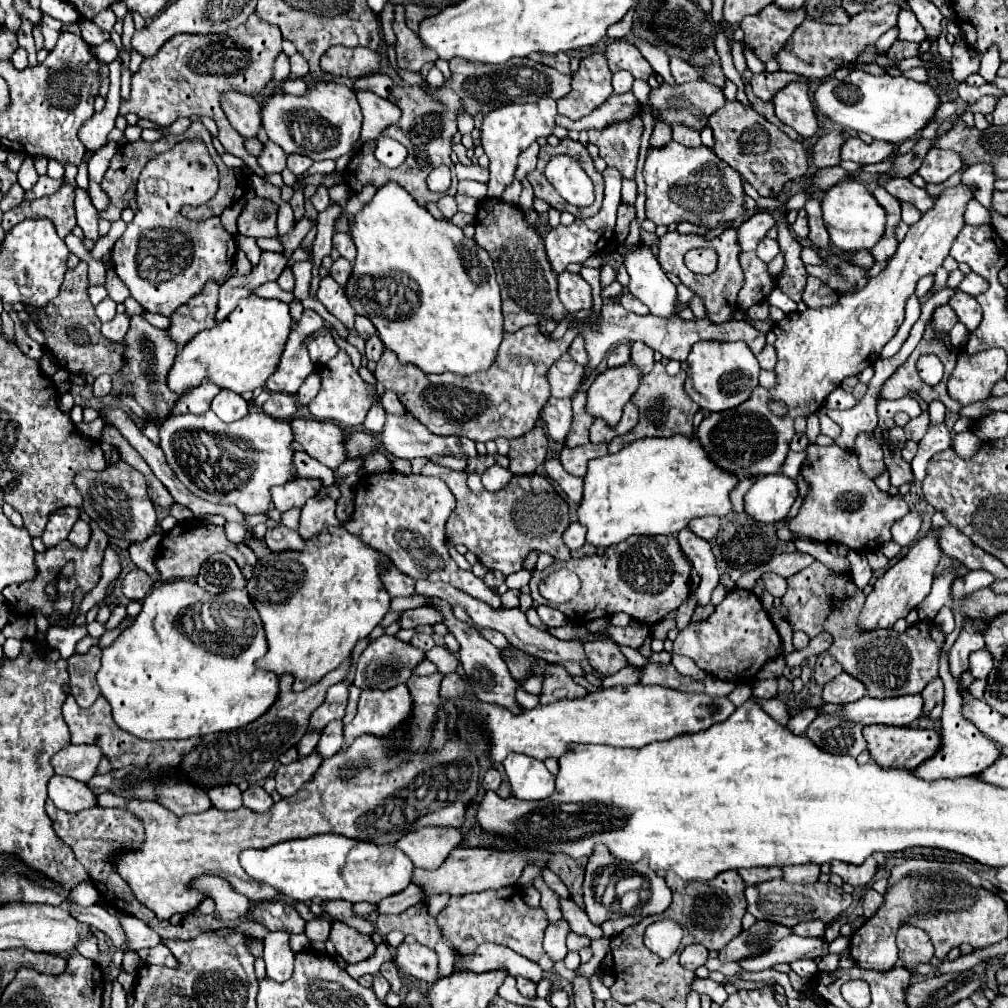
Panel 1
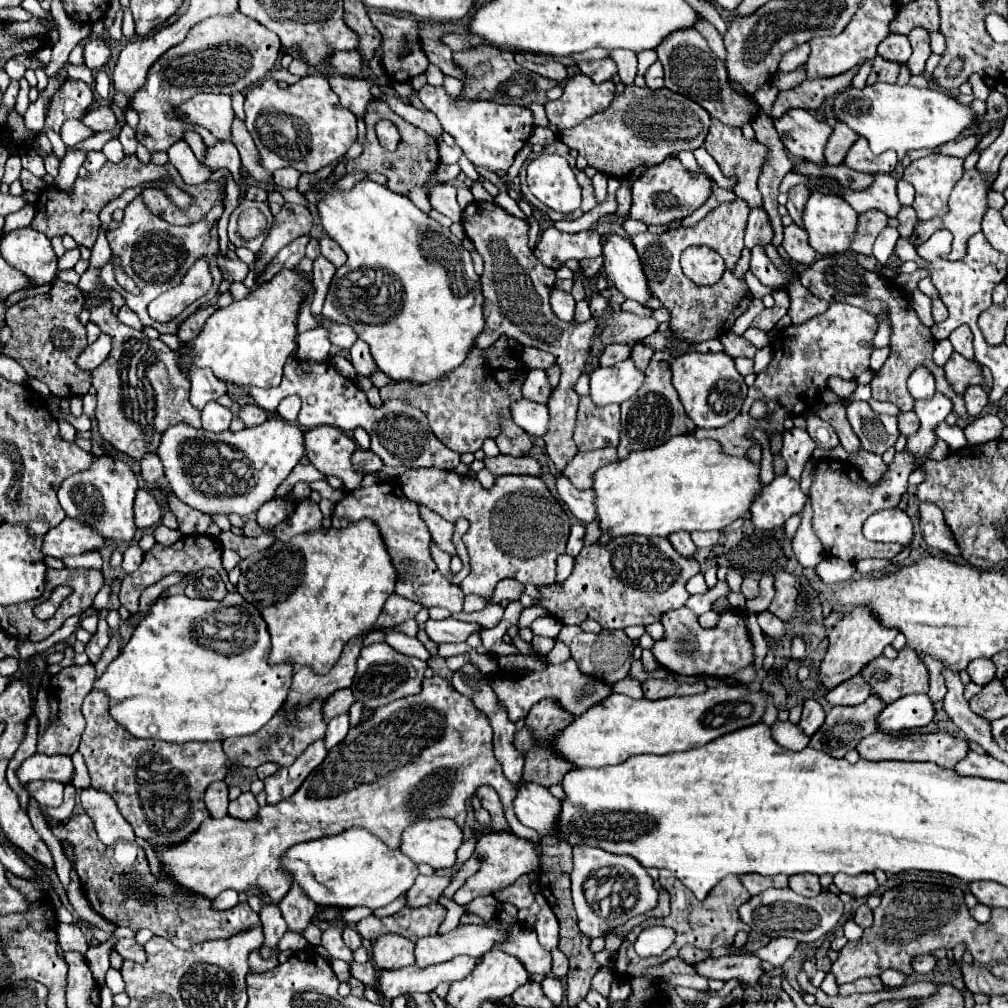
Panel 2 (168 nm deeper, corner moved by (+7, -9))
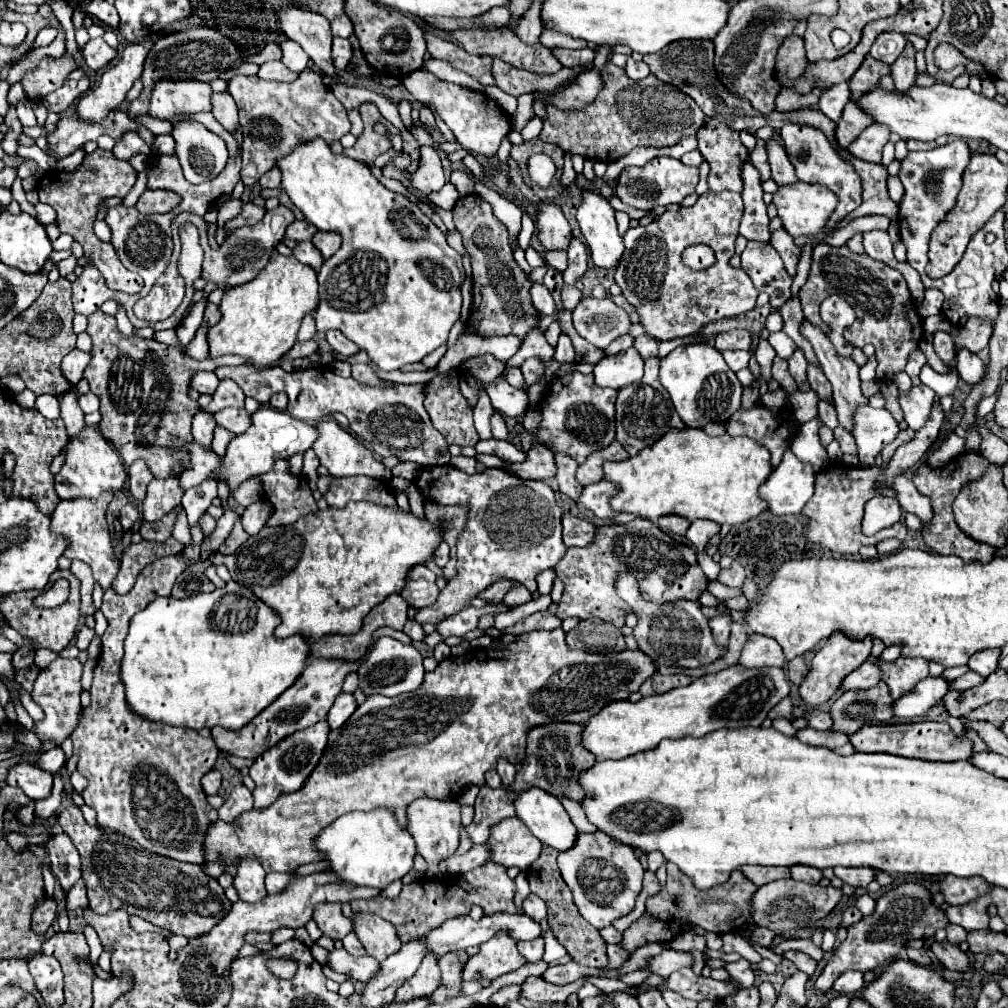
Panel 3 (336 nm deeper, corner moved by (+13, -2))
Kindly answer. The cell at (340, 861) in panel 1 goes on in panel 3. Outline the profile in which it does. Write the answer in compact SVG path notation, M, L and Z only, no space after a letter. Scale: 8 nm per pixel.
M373 808L369 812L349 812L329 824L315 840L321 854L327 856L331 868L341 880L357 886L387 888L393 880L401 880L411 868L417 854L413 836L399 826L395 814L389 808Z

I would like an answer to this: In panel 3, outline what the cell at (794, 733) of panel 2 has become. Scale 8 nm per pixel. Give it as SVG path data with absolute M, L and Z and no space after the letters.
M805 728L805 730L799 730L797 738L803 742L803 744L809 744L809 746L827 747L831 750L843 746L845 742L849 742L849 738L841 732L831 733L828 731L817 731L813 728Z

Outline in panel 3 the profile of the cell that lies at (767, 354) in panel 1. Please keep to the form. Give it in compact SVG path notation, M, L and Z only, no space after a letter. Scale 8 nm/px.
M735 350L735 352L723 352L723 358L725 358L725 362L729 364L729 368L731 368L733 372L737 372L737 370L741 370L741 368L747 368L751 354L749 354L749 352L743 352L743 350Z

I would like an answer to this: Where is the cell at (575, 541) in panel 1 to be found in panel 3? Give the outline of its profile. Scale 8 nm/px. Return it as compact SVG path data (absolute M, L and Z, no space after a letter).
M563 514L563 542L567 548L571 546L587 546L595 540L597 526L585 518L577 518L571 514Z

